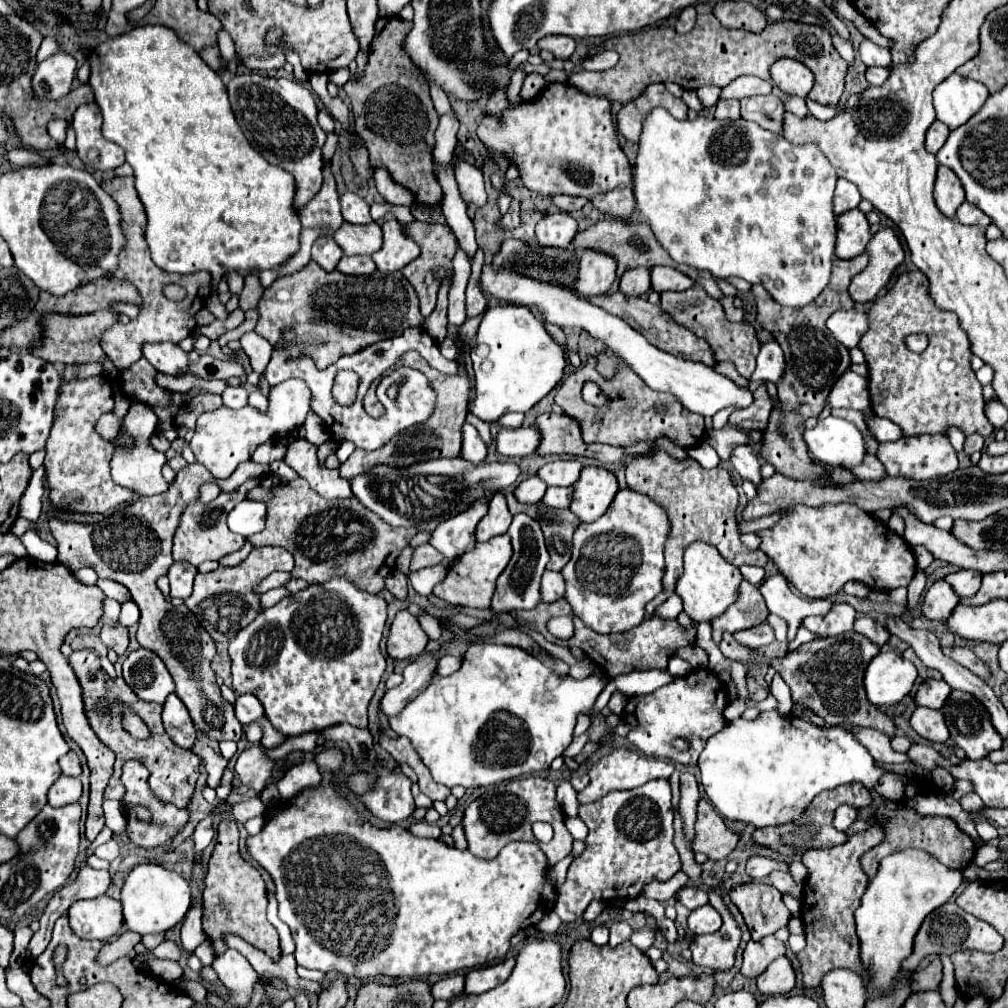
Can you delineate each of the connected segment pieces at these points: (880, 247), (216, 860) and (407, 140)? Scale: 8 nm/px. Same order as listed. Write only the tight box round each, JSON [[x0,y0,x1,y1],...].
[[848,227,904,303],[202,819,280,959],[344,17,442,205]]

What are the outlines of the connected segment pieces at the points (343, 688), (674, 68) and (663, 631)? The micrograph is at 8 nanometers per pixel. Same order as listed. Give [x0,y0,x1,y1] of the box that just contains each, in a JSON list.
[[228,577,386,737],[570,15,848,107],[564,617,696,677]]

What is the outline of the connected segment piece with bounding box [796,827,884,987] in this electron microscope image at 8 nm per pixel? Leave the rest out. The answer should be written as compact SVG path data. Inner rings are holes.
M870 827L848 837L846 843L830 849L810 849L802 855L802 863L808 869L808 879L802 893L802 923L806 935L806 947L796 955L800 961L804 987L818 987L822 977L838 967L846 967L864 975L858 957L858 937L854 925L854 911L860 905L860 897L868 887L868 877L860 867L860 857L884 839L878 827Z

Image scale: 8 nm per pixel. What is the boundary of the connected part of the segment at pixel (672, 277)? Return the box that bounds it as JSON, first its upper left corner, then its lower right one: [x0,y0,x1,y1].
[650,267,694,293]

